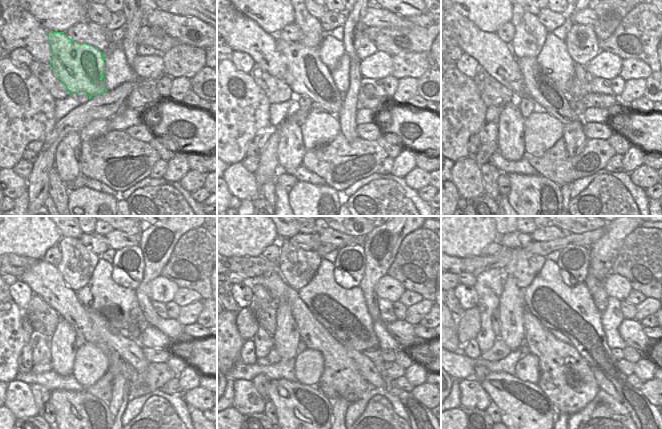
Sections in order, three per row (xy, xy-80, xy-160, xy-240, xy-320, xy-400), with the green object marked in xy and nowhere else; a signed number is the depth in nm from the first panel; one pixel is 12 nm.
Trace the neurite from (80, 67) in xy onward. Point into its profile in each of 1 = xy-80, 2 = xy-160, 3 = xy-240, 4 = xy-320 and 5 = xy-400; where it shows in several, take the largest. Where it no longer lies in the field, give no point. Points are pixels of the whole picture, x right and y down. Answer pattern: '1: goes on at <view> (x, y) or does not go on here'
1: goes on at xy-80 (307, 76)
2: goes on at xy-160 (542, 90)
3: goes on at xy-240 (130, 350)
4: goes on at xy-320 (364, 364)
5: goes on at xy-400 (603, 383)

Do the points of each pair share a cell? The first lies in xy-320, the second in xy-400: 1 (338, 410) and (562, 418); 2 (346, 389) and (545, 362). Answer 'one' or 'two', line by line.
1: one
2: one

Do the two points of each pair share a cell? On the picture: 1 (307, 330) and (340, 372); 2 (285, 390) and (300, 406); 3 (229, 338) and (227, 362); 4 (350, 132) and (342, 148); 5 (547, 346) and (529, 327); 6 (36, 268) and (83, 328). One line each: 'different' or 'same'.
1: same
2: same
3: same
4: different
5: same
6: same

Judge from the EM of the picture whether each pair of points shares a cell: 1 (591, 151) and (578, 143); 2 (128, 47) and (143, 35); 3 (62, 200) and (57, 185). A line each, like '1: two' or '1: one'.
1: two
2: two
3: one

